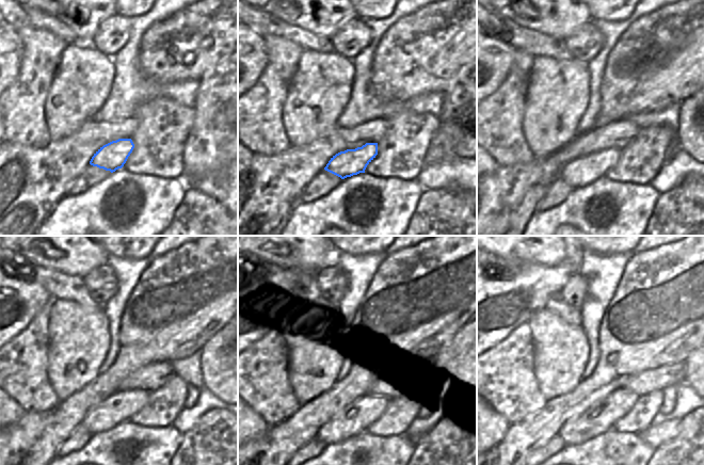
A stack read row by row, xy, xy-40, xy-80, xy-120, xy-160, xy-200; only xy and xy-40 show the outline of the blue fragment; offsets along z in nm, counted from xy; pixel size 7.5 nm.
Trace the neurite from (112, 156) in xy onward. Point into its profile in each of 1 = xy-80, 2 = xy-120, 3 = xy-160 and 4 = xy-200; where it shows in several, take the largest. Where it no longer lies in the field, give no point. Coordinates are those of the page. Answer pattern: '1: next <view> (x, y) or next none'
1: next xy-80 (578, 173)
2: next xy-120 (120, 406)
3: next xy-160 (356, 417)
4: next xy-200 (600, 418)

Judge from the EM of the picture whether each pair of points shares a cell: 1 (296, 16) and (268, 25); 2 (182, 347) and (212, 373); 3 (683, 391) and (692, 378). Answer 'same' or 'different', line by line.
1: different
2: different
3: different

